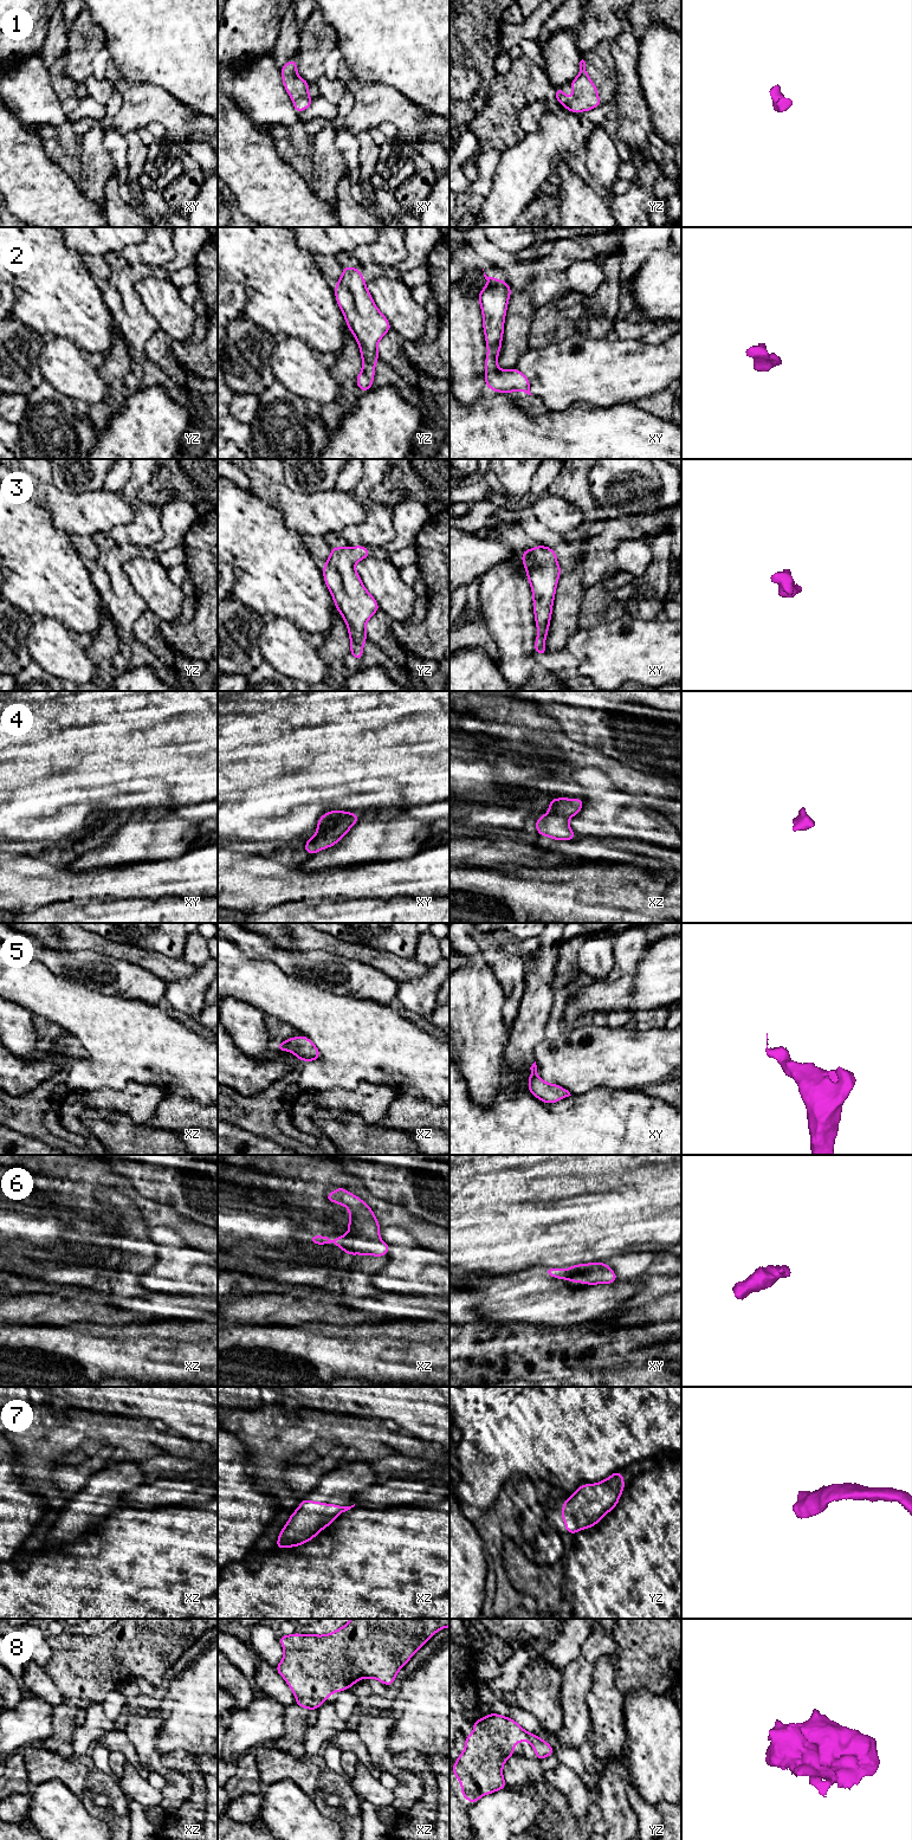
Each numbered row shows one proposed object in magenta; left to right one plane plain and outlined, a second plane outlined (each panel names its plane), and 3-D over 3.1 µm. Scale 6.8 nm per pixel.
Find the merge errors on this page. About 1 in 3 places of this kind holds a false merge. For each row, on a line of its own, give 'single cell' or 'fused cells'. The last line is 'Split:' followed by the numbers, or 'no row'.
1: single cell
2: single cell
3: single cell
4: single cell
5: single cell
6: single cell
7: single cell
8: single cell
Split: no row

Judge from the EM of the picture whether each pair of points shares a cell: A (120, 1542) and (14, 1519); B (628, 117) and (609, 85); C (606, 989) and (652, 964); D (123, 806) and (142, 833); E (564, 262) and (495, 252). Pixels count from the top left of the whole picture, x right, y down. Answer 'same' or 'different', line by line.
A: different
B: different
C: same
D: different
E: same

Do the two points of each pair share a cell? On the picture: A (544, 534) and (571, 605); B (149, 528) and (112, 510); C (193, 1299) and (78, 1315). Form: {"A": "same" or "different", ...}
{"A": "different", "B": "different", "C": "same"}

